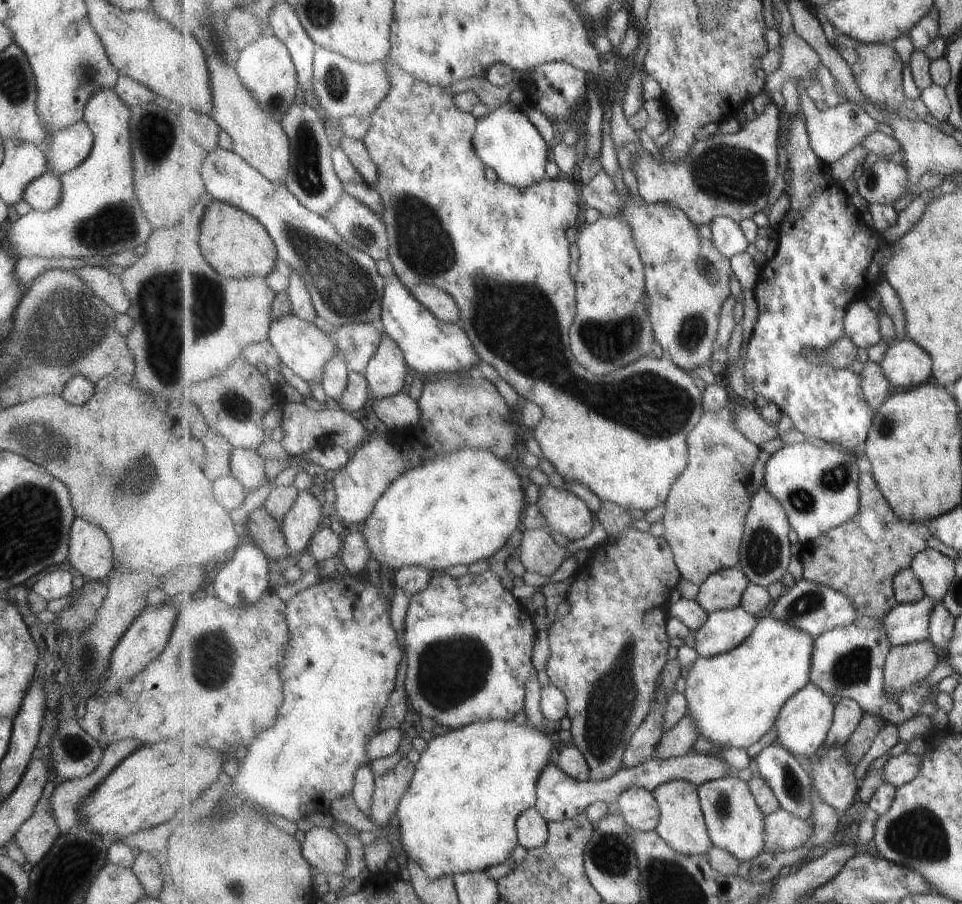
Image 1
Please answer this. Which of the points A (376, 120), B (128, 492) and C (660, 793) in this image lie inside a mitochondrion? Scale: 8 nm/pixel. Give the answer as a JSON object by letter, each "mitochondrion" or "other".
{"A":"other","B":"mitochondrion","C":"other"}

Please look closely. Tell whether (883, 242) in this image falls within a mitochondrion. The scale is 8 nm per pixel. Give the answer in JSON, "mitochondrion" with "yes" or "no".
{"mitochondrion":"no"}

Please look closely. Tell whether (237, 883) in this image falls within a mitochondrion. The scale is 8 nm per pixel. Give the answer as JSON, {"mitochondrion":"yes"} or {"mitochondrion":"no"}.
{"mitochondrion":"yes"}

